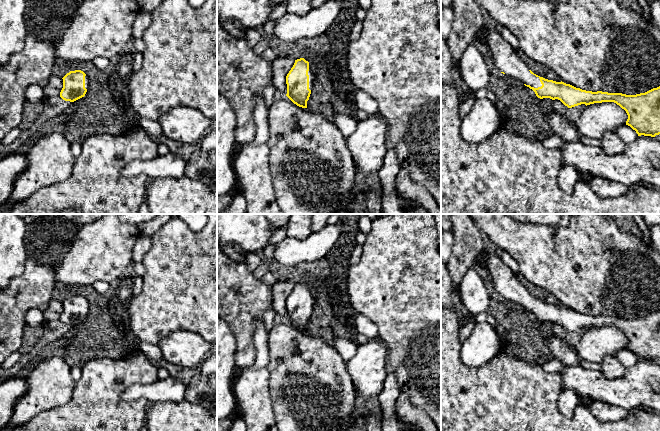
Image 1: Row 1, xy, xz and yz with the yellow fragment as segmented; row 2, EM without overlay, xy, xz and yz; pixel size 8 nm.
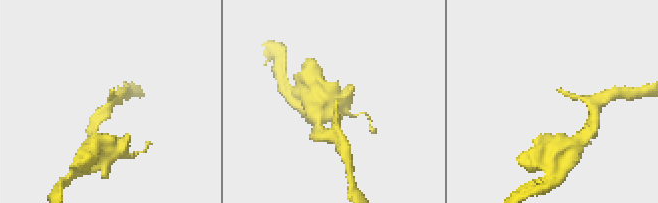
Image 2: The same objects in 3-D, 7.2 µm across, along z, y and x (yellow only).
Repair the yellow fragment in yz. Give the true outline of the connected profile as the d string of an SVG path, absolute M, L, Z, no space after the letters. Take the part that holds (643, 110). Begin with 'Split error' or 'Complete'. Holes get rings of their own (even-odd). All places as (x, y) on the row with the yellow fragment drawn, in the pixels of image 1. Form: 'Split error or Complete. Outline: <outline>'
Split error. Outline: M485 27L482 35L475 39L489 49L491 59L501 73L519 80L532 89L538 98L558 99L568 108L614 102L626 111L626 125L638 136L655 137L660 134L660 86L636 95L582 90L534 74L497 30Z

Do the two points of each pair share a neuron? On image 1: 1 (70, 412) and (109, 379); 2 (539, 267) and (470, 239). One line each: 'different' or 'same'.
1: same
2: different

